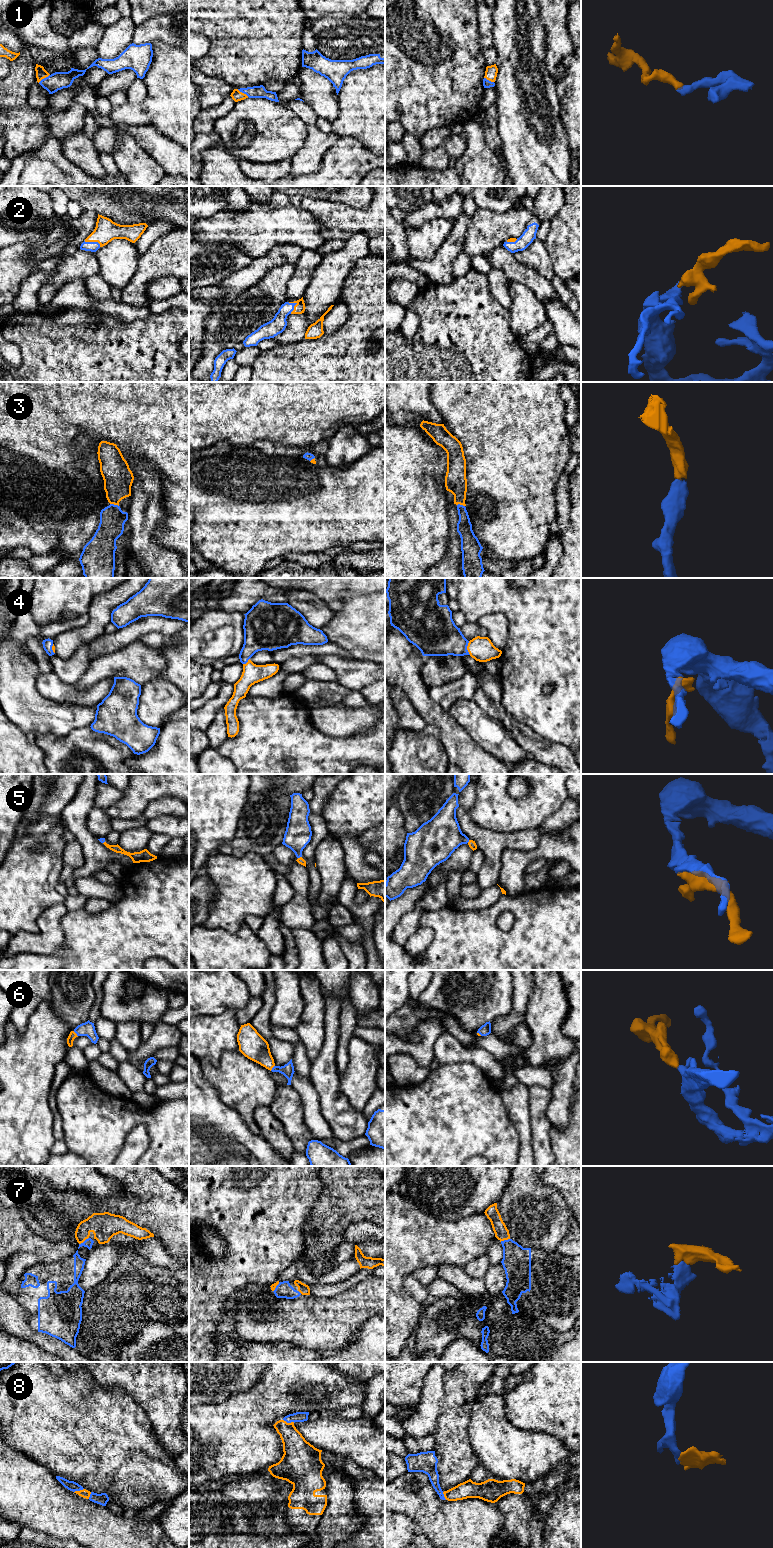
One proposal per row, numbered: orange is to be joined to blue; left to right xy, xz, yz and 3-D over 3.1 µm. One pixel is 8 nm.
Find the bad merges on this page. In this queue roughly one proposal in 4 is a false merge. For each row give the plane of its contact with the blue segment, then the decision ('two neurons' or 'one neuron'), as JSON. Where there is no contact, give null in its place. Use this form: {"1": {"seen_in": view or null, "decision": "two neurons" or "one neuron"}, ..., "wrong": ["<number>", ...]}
{"1": {"seen_in": "xy", "decision": "one neuron"}, "2": {"seen_in": "xz", "decision": "one neuron"}, "3": {"seen_in": "xy", "decision": "one neuron"}, "4": {"seen_in": "yz", "decision": "one neuron"}, "5": {"seen_in": "yz", "decision": "one neuron"}, "6": {"seen_in": "xy", "decision": "one neuron"}, "7": {"seen_in": "xy", "decision": "one neuron"}, "8": {"seen_in": "xz", "decision": "one neuron"}, "wrong": []}

